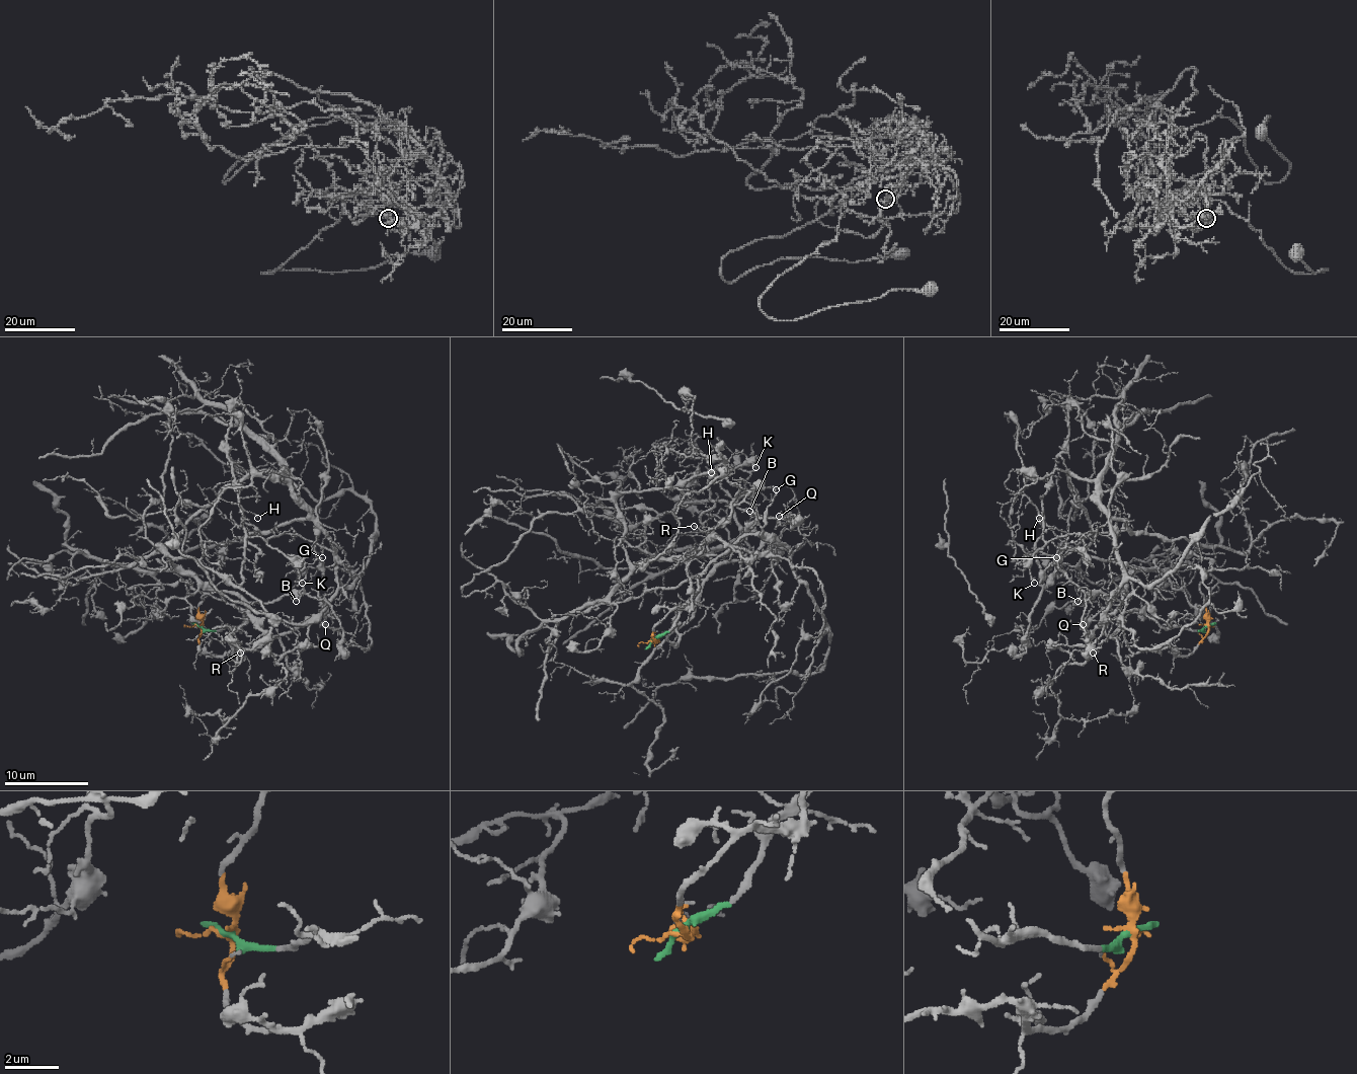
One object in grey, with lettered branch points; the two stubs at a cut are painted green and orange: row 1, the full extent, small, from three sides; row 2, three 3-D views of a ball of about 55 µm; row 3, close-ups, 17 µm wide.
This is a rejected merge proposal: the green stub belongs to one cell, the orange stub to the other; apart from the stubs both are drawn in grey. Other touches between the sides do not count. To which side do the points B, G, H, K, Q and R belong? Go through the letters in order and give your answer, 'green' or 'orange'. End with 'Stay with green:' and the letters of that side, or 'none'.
B: orange
G: orange
H: orange
K: orange
Q: orange
R: orange
Stay with green: none

